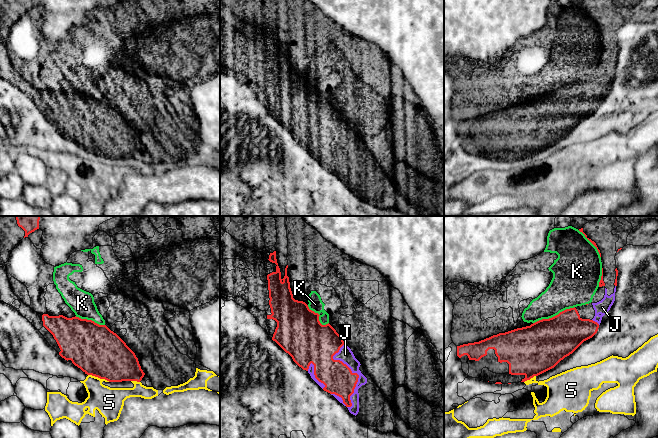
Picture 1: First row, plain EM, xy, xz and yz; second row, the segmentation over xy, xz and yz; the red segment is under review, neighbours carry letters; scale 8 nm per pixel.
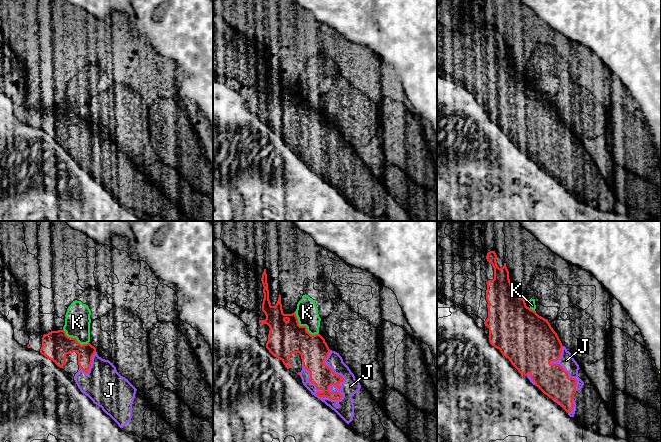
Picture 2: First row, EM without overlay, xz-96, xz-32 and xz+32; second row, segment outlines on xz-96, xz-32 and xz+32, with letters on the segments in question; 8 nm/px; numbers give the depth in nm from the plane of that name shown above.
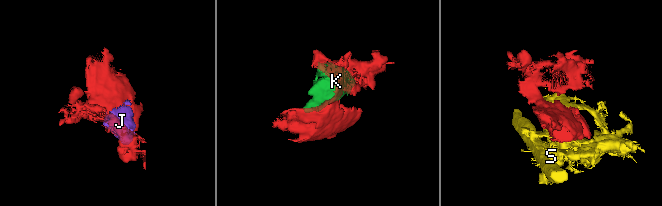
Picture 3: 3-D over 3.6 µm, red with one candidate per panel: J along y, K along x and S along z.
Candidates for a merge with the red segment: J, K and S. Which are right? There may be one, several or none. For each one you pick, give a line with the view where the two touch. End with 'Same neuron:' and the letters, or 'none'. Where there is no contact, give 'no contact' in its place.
J: meets red in xz
Same neuron: J

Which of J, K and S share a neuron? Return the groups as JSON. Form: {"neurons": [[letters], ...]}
{"neurons": [["J"], ["K"], ["S"]]}

